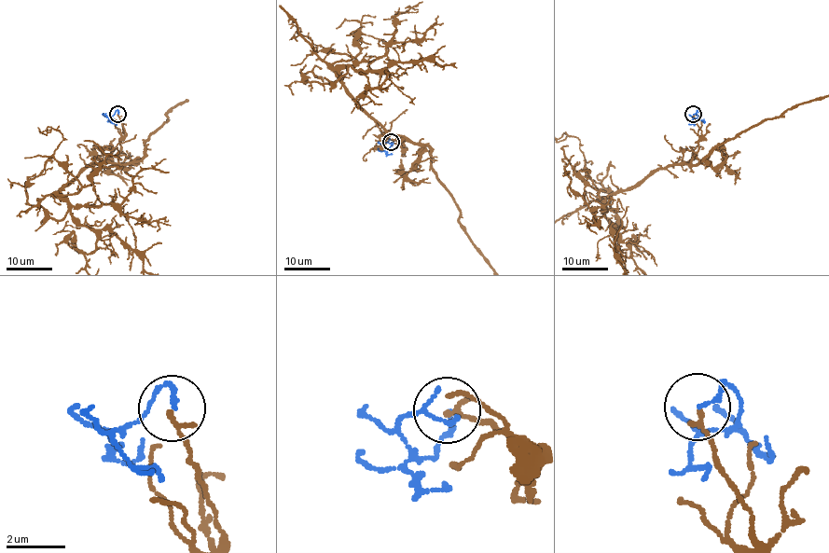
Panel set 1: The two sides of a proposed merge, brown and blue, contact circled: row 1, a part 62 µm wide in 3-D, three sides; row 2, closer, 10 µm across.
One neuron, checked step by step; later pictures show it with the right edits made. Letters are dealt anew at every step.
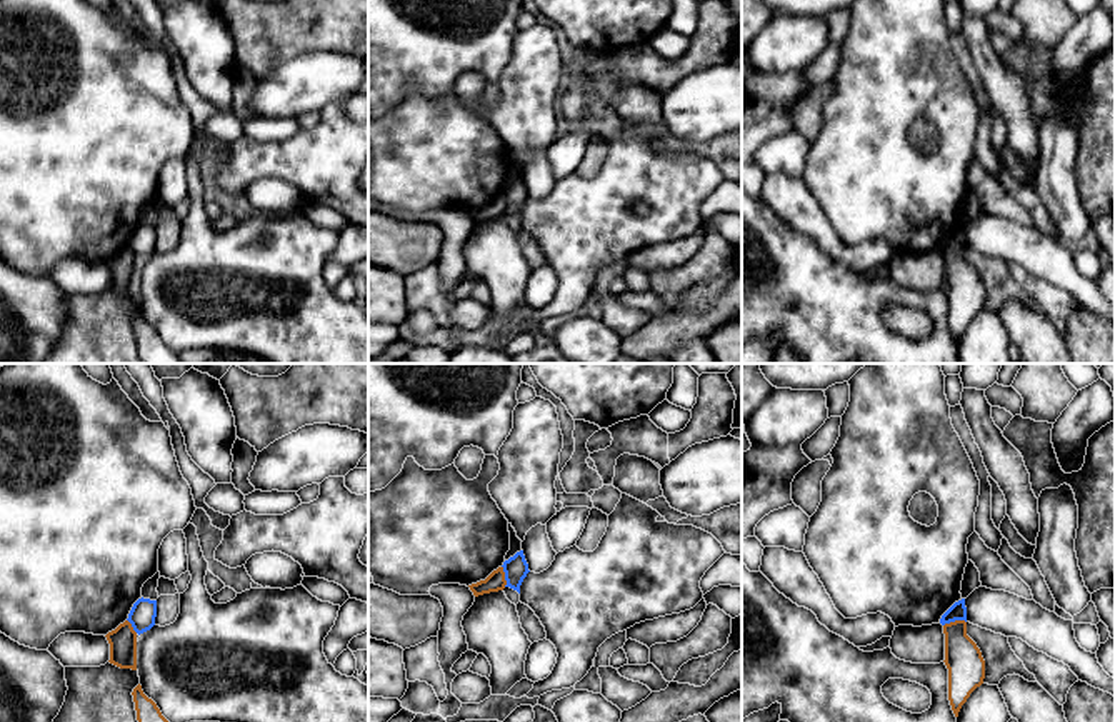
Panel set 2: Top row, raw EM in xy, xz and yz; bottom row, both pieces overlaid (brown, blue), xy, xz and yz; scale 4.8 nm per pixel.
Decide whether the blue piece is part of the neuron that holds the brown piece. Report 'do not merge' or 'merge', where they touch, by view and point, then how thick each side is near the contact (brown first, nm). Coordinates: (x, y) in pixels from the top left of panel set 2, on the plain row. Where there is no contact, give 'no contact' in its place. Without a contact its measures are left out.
do not merge | yz (955, 247) | 180/80 nm

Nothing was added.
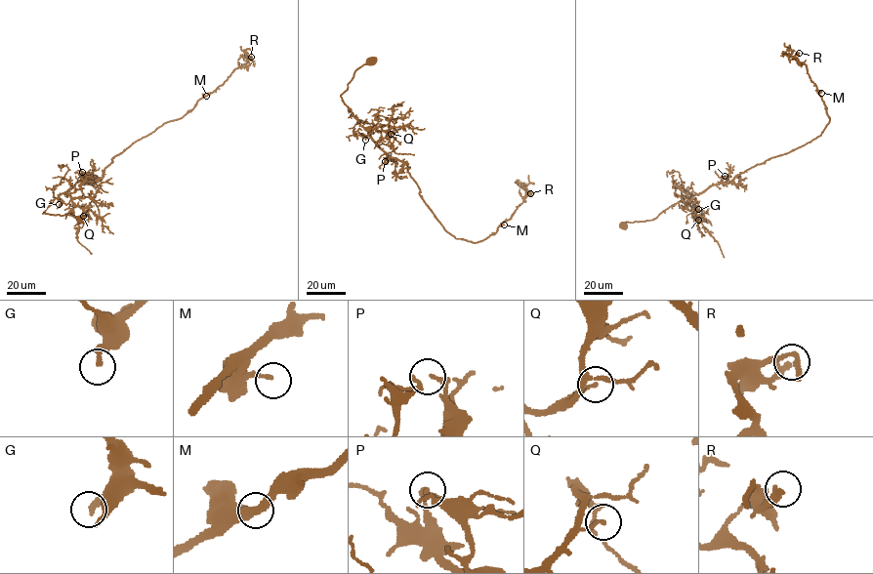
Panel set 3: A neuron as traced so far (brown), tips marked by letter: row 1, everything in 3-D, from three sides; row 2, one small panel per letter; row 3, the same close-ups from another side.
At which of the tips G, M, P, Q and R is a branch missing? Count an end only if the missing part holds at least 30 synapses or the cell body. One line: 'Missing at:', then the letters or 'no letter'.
Missing at: R

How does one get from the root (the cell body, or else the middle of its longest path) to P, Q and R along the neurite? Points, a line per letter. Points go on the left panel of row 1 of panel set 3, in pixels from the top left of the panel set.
P: (81, 221), (70, 215), (43, 213), (62, 193), (85, 180), (82, 172)
Q: (81, 221), (70, 215), (43, 213), (54, 199), (65, 193), (82, 209), (81, 217), (83, 216)
R: (81, 221), (70, 215), (43, 213), (78, 182), (101, 179), (113, 156), (164, 123), (183, 117), (251, 57)

